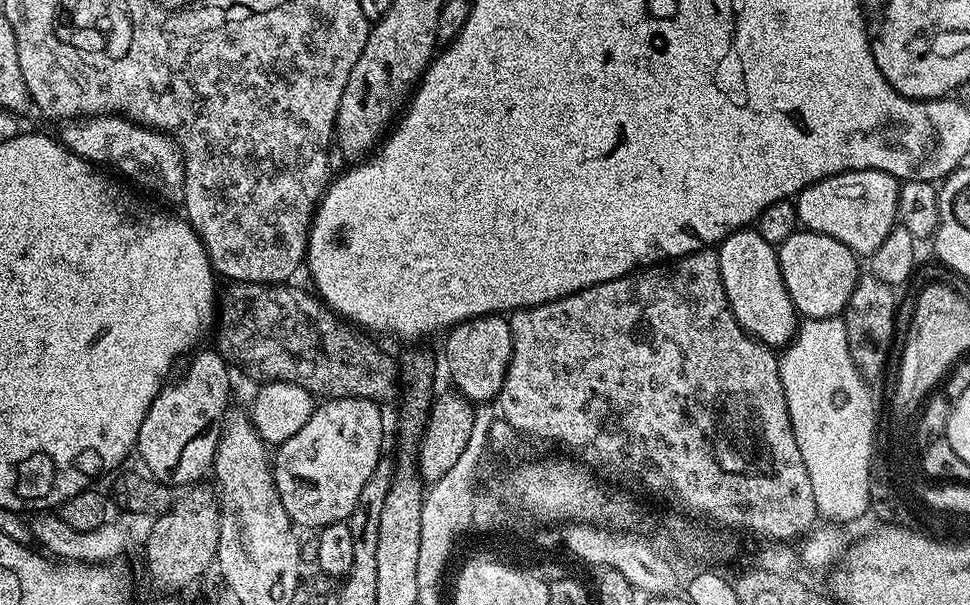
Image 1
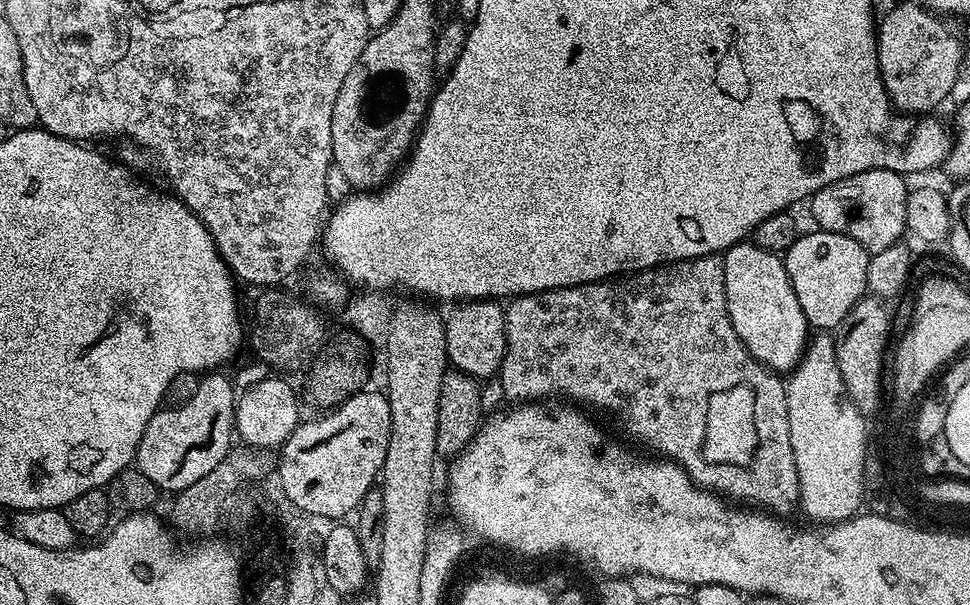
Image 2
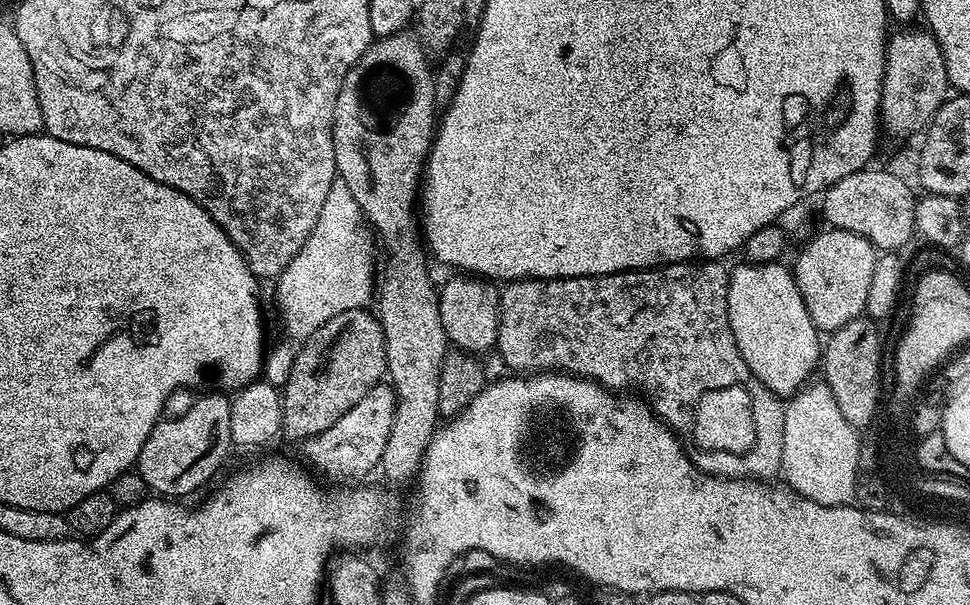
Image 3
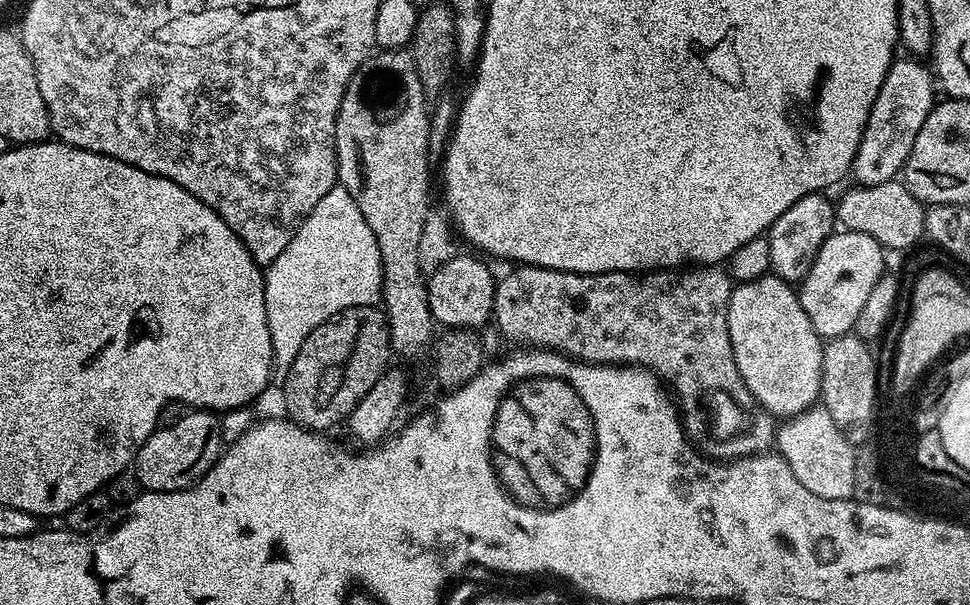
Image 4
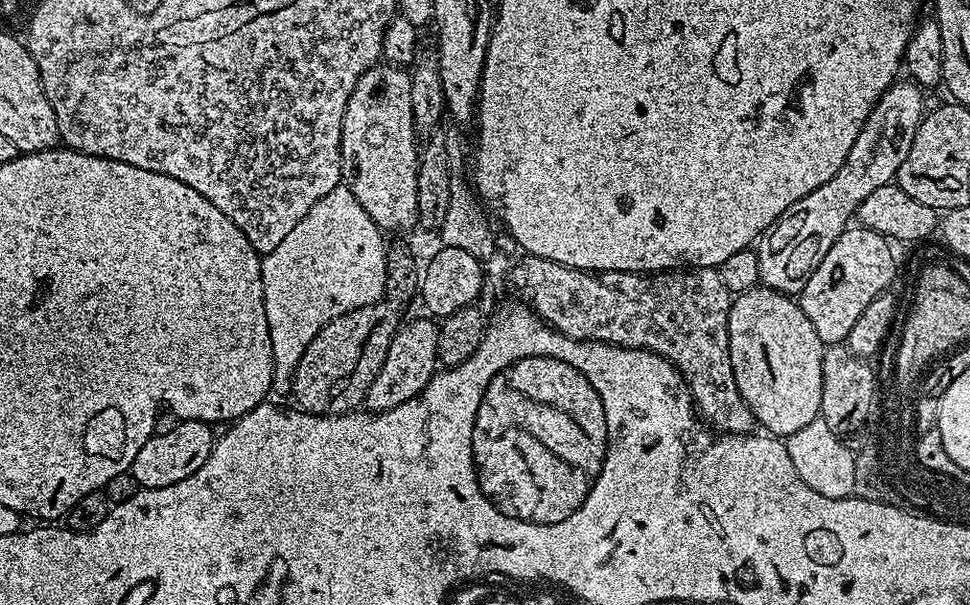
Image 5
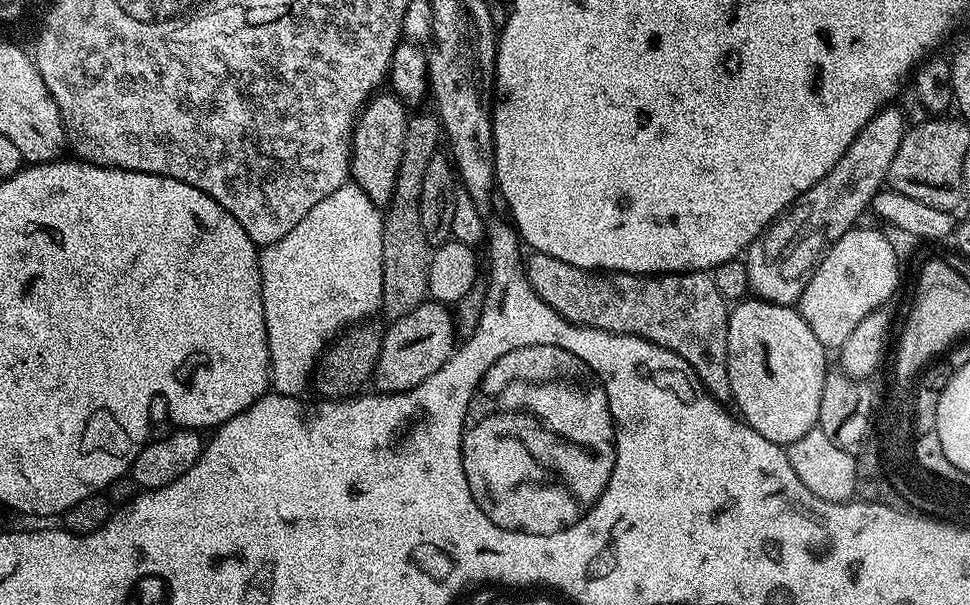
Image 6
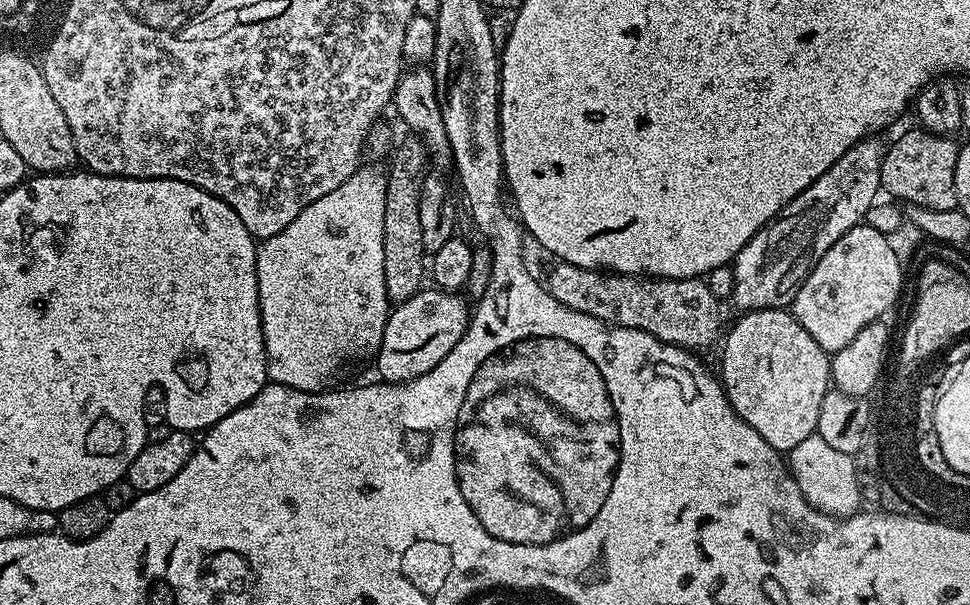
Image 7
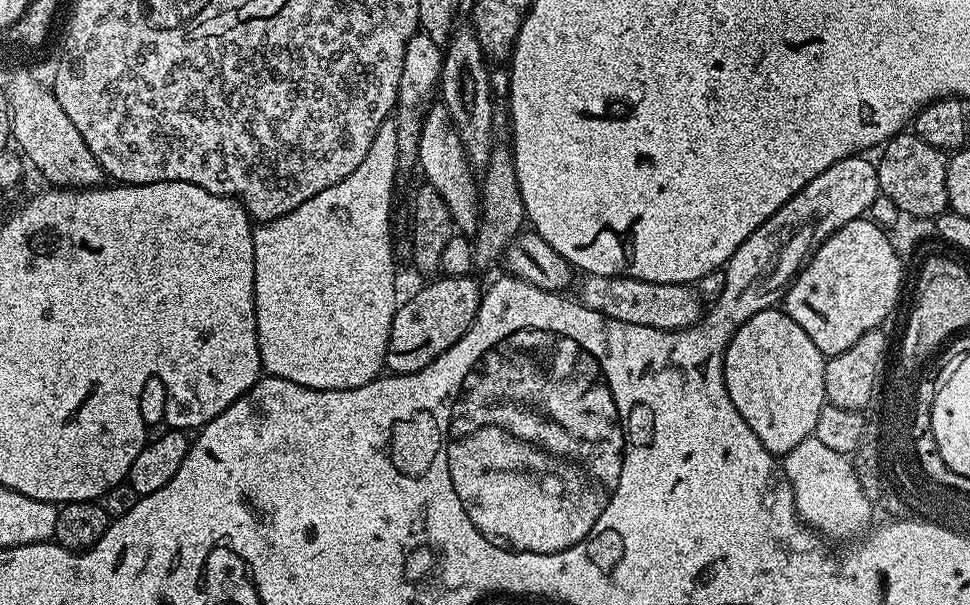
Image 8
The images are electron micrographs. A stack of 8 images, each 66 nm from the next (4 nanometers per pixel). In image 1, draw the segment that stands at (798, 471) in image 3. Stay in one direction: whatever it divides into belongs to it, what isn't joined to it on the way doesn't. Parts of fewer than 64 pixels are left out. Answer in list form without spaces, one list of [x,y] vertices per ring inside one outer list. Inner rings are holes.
[[[805,319],[783,352],[779,362],[786,406],[794,438],[798,442],[798,450],[802,450],[802,462],[806,462],[806,474],[810,474],[810,490],[814,490],[817,513],[825,521],[835,522],[841,526],[856,522],[856,512],[863,518],[867,517],[869,514],[864,511],[864,500],[868,500],[866,439],[872,433],[872,418],[878,410],[866,407],[864,388],[869,381],[861,377],[859,370],[856,369],[856,363],[852,360],[843,319]]]

